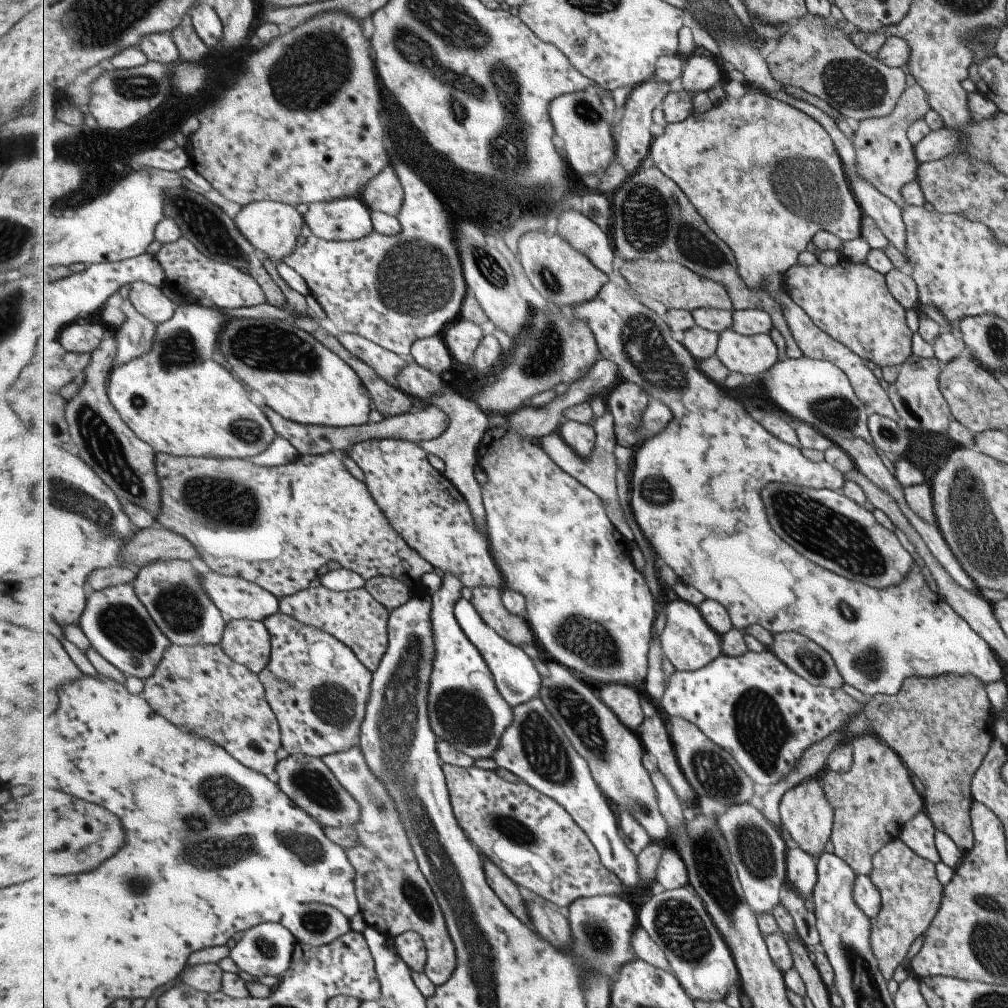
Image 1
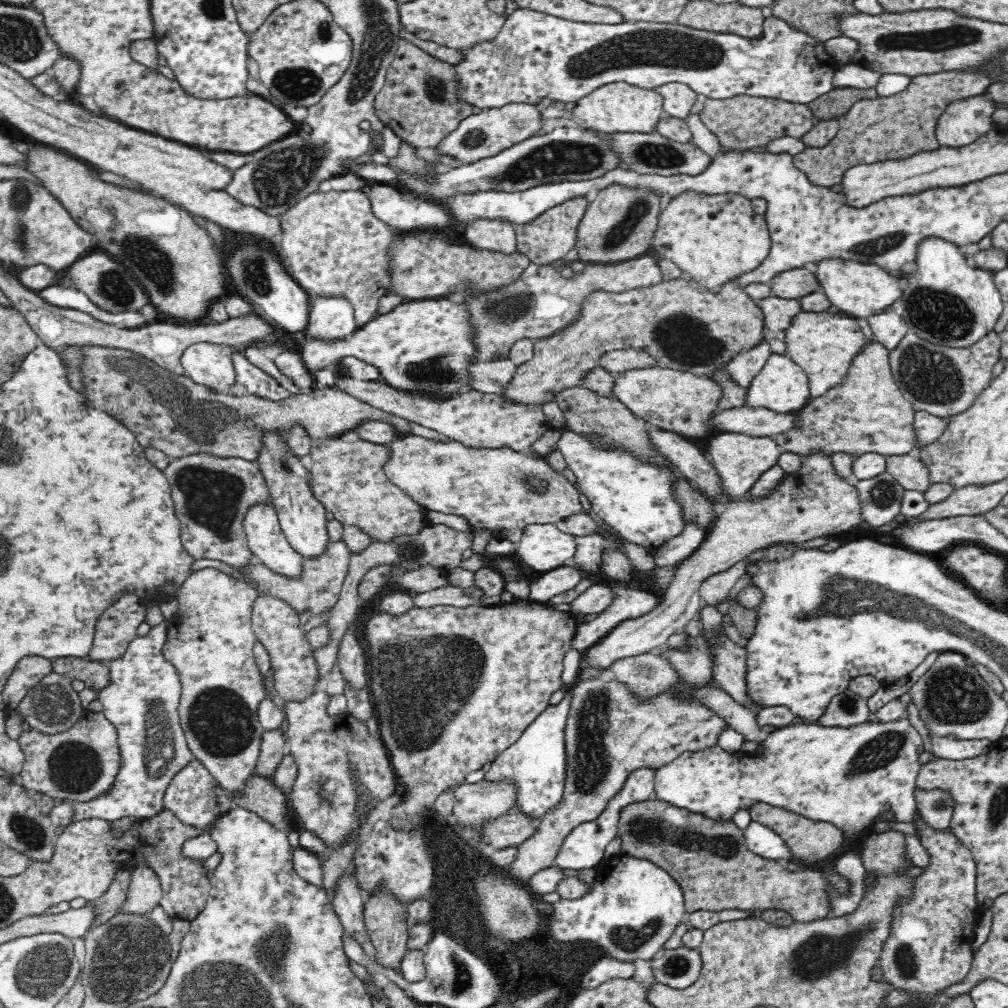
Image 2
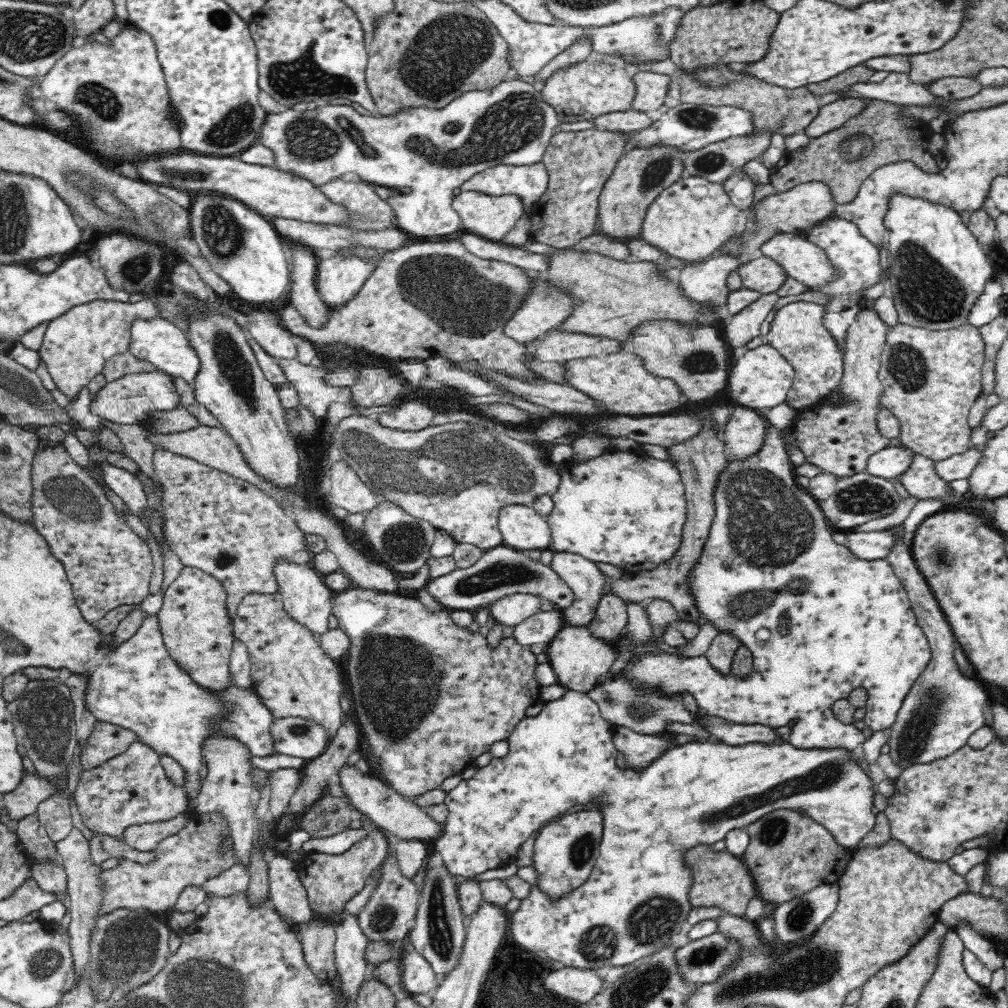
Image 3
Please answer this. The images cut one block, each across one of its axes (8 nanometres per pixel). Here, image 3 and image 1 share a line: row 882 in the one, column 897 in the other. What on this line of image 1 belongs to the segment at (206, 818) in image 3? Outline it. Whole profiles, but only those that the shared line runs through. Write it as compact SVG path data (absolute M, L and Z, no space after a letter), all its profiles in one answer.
M917 83L906 86L893 110L887 116L860 120L857 130L850 140L856 154L858 175L872 184L877 192L895 202L900 208L900 212L905 206L900 190L903 185L915 180L915 171L918 165L914 158L912 144L907 140L906 130L916 120L923 119L929 109L925 91Z

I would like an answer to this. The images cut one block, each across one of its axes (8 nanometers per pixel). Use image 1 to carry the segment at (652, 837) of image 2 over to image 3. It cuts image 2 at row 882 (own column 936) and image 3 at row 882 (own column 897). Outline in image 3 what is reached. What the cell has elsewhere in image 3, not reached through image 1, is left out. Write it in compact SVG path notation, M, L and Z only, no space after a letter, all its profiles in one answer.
M700 843L683 852L681 862L691 872L691 885L687 890L687 901L694 908L718 907L724 914L744 917L750 900L758 898L758 885L742 858L722 849L716 851L711 844Z

